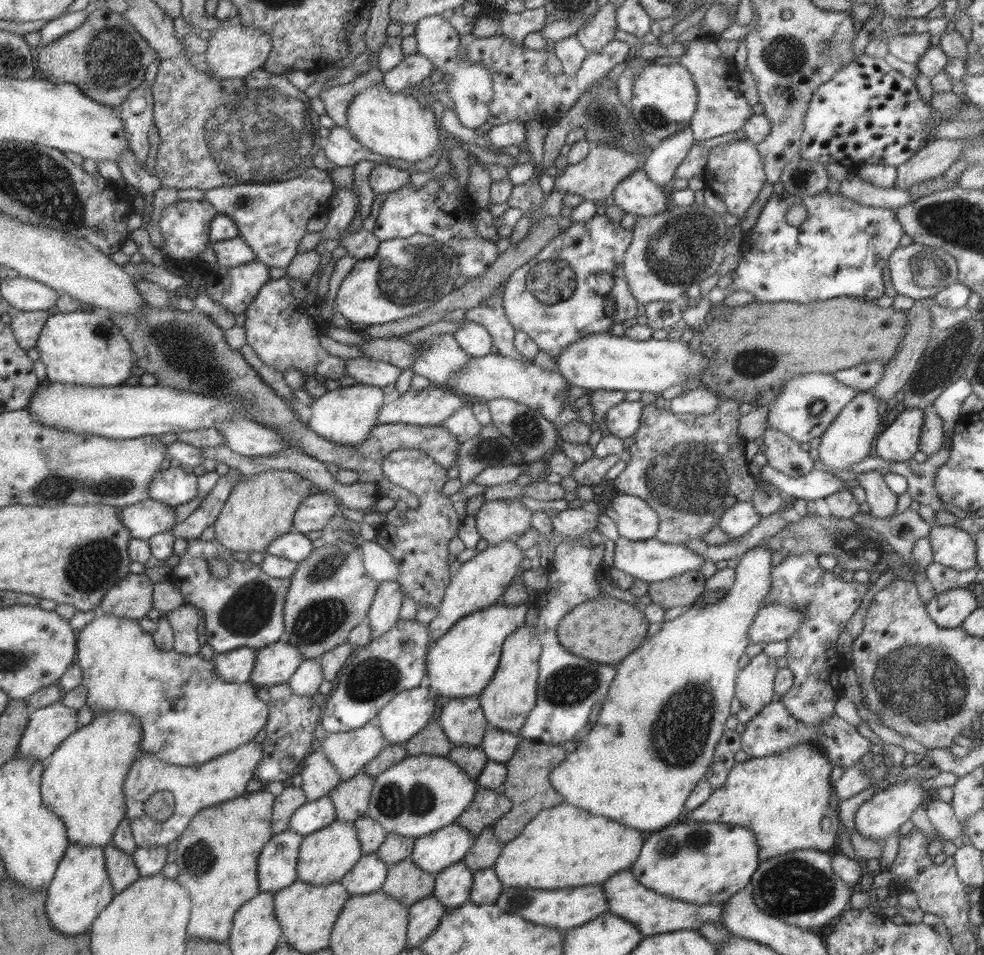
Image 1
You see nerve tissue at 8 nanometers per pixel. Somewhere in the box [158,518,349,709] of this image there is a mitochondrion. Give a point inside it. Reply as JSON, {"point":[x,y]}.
{"point":[251,608]}

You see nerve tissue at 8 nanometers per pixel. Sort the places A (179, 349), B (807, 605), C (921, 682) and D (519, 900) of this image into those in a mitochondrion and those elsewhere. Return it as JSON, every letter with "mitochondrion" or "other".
{"A":"mitochondrion","B":"mitochondrion","C":"mitochondrion","D":"mitochondrion"}

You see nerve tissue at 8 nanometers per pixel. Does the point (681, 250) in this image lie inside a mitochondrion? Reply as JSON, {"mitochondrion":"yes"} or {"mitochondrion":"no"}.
{"mitochondrion":"yes"}

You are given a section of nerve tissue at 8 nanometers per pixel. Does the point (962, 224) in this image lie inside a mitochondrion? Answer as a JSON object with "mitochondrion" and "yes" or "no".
{"mitochondrion":"yes"}

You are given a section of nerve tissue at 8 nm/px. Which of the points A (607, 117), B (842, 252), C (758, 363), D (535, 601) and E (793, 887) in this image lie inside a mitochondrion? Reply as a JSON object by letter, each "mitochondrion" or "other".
{"A":"mitochondrion","B":"other","C":"mitochondrion","D":"other","E":"mitochondrion"}

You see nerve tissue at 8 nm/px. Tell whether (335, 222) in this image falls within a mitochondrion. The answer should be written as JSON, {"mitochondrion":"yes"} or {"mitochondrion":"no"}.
{"mitochondrion":"no"}

